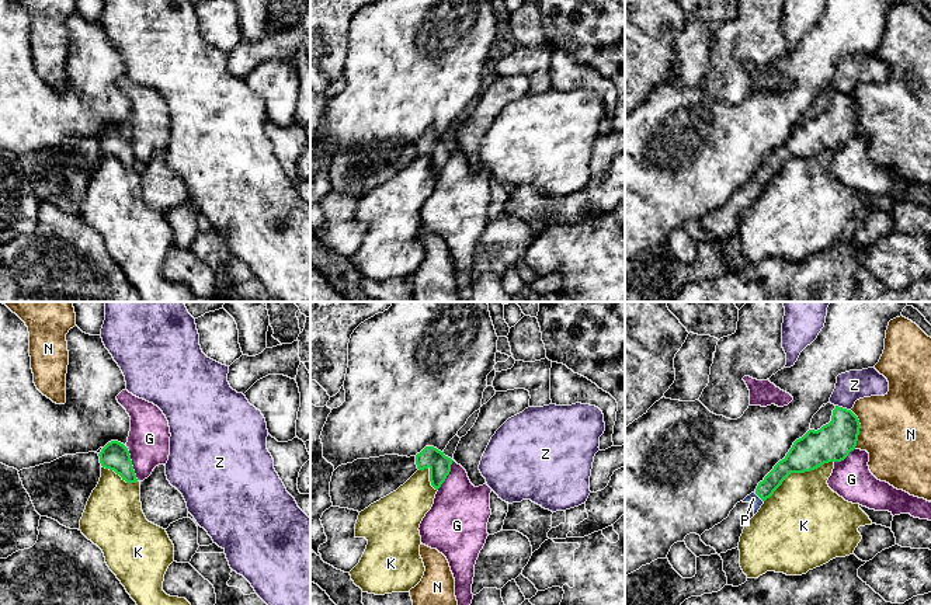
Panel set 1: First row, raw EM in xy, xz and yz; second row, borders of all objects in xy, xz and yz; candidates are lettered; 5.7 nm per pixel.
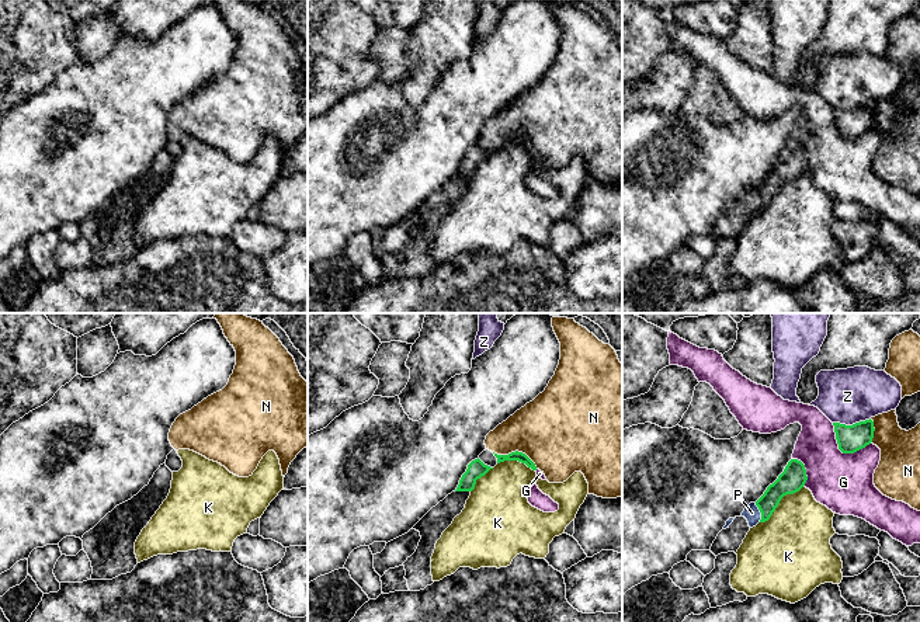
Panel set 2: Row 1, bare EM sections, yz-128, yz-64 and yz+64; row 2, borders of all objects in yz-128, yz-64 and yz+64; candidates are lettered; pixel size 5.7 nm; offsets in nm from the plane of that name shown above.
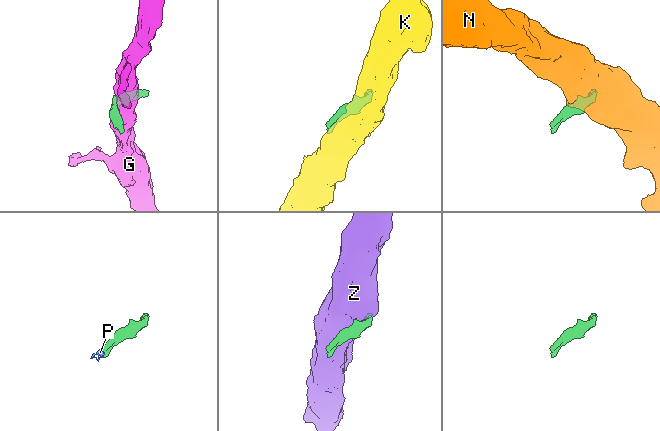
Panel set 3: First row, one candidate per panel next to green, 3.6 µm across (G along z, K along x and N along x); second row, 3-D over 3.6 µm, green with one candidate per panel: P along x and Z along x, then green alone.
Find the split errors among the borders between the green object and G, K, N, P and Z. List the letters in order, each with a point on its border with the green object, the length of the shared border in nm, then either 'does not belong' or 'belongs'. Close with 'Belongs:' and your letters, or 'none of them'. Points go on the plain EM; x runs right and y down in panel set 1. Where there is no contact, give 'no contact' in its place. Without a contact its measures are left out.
G: contact xy (131, 149); length 220 nm; does not belong
K: contact yz (798, 157); length 460 nm; does not belong
N: contact yz (858, 115); length 220 nm; does not belong
P: contact yz (758, 181); length 80 nm; belongs
Z: contact yz (841, 93); length 90 nm; does not belong
Belongs: P

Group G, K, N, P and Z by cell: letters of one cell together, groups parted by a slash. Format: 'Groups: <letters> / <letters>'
Groups: G / K / N / P / Z

